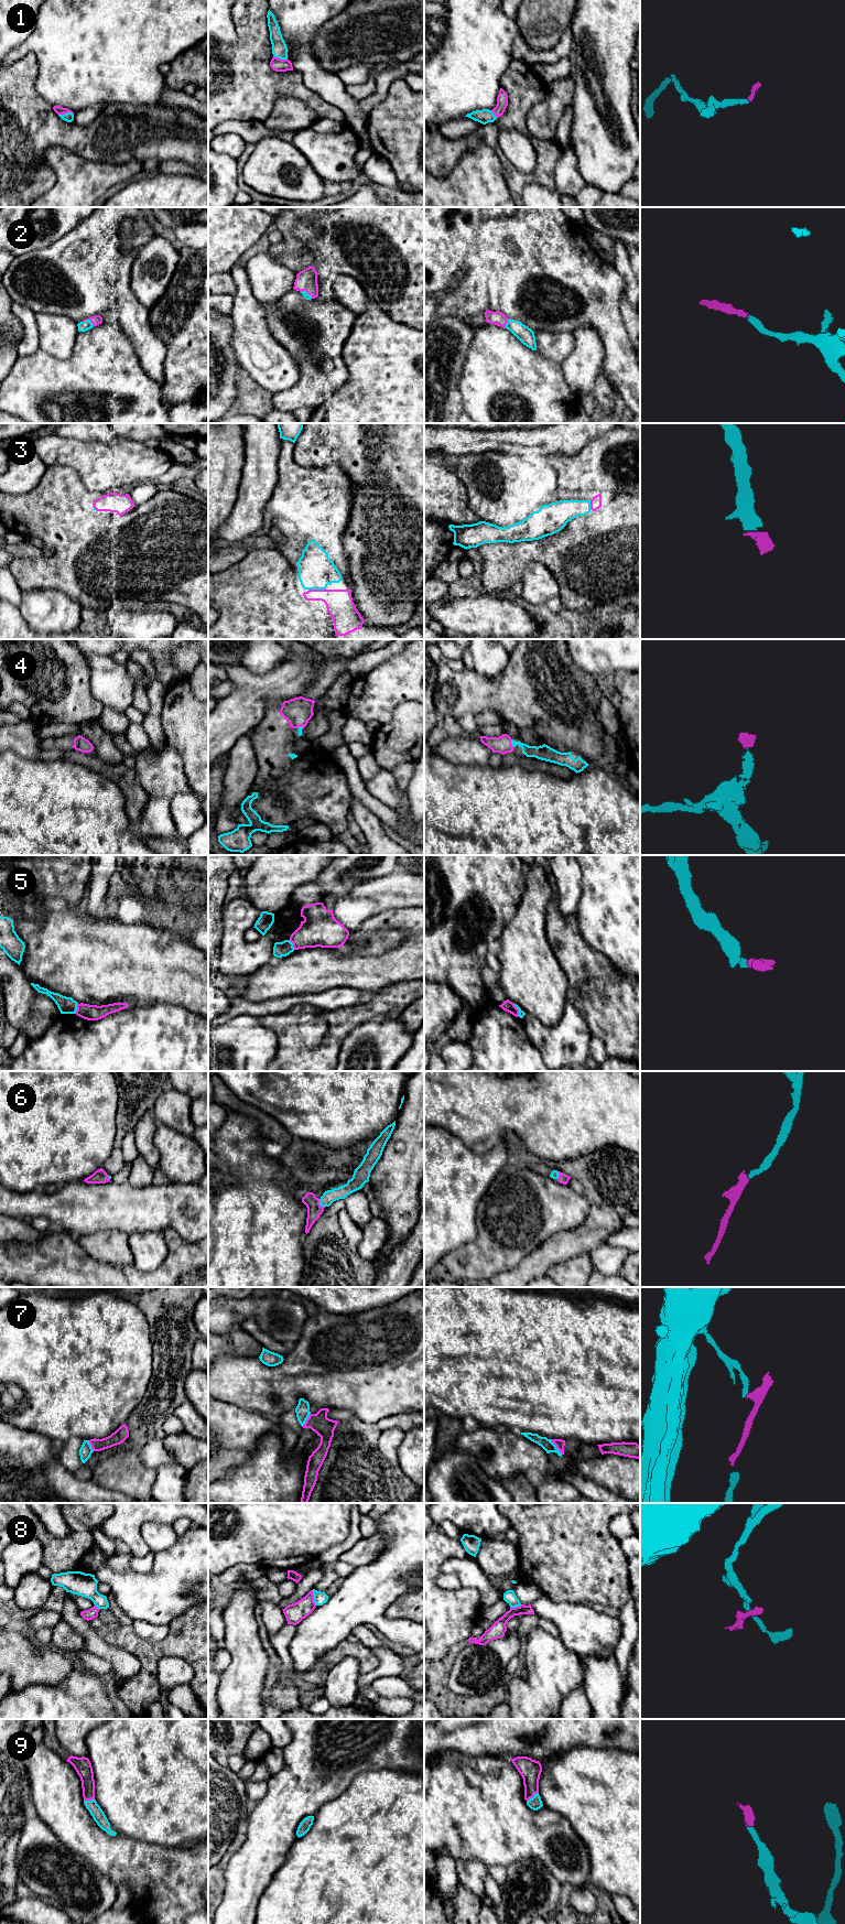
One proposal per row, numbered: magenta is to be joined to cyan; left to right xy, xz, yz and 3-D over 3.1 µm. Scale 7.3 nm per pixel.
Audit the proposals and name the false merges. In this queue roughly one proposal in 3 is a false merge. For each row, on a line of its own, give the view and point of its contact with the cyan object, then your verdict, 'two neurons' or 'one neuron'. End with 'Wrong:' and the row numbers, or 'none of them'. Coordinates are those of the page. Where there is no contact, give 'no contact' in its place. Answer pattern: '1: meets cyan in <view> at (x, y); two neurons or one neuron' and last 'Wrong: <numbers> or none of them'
1: meets cyan in xy at (65, 114); one neuron
2: meets cyan in xy at (88, 320); one neuron
3: meets cyan in xz at (316, 588); one neuron
4: meets cyan in yz at (511, 743); one neuron
5: meets cyan in xy at (76, 1008); two neurons
6: meets cyan in xz at (320, 1203); one neuron
7: meets cyan in yz at (555, 1447); two neurons
8: meets cyan in xz at (314, 1598); two neurons
9: meets cyan in yz at (533, 1796); one neuron
Wrong: 5, 7, 8

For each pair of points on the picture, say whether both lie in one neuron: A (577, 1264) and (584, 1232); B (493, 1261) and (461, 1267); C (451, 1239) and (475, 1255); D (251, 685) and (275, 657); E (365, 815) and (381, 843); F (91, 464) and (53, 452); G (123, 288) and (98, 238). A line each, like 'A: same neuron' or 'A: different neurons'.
A: different neurons
B: same neuron
C: different neurons
D: different neurons
E: same neuron
F: same neuron
G: different neurons

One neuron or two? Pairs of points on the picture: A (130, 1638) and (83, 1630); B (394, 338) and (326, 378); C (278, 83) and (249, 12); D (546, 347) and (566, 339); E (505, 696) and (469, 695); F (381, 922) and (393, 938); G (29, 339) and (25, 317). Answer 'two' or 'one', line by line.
A: two
B: two
C: one
D: one
E: one
F: two
G: one

